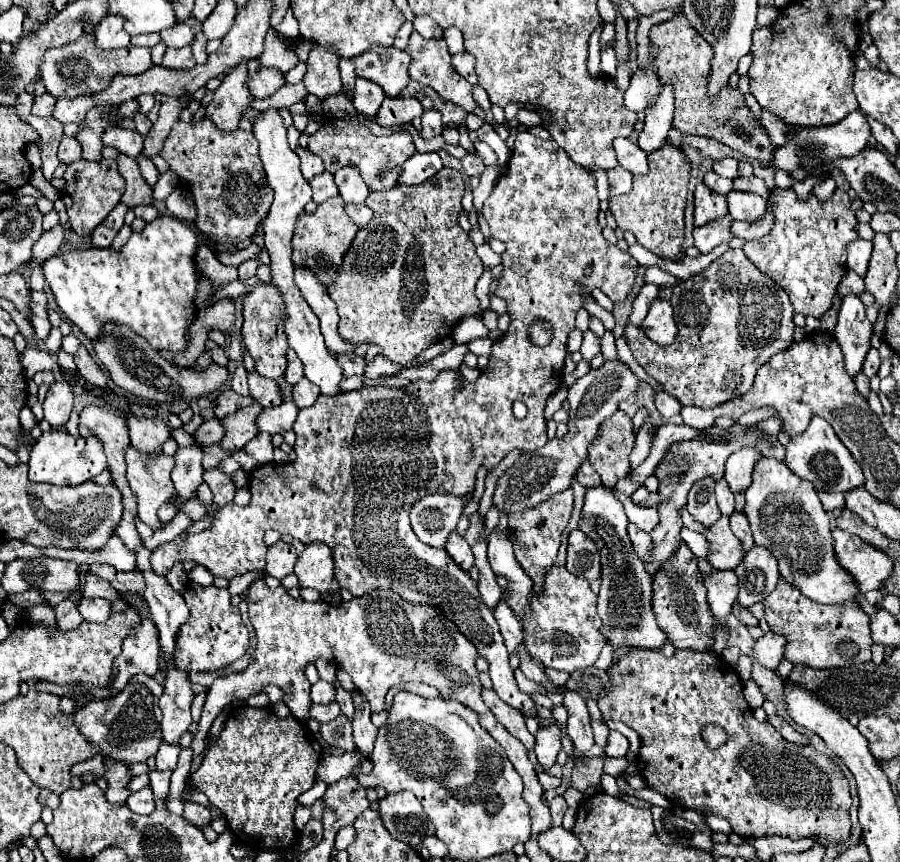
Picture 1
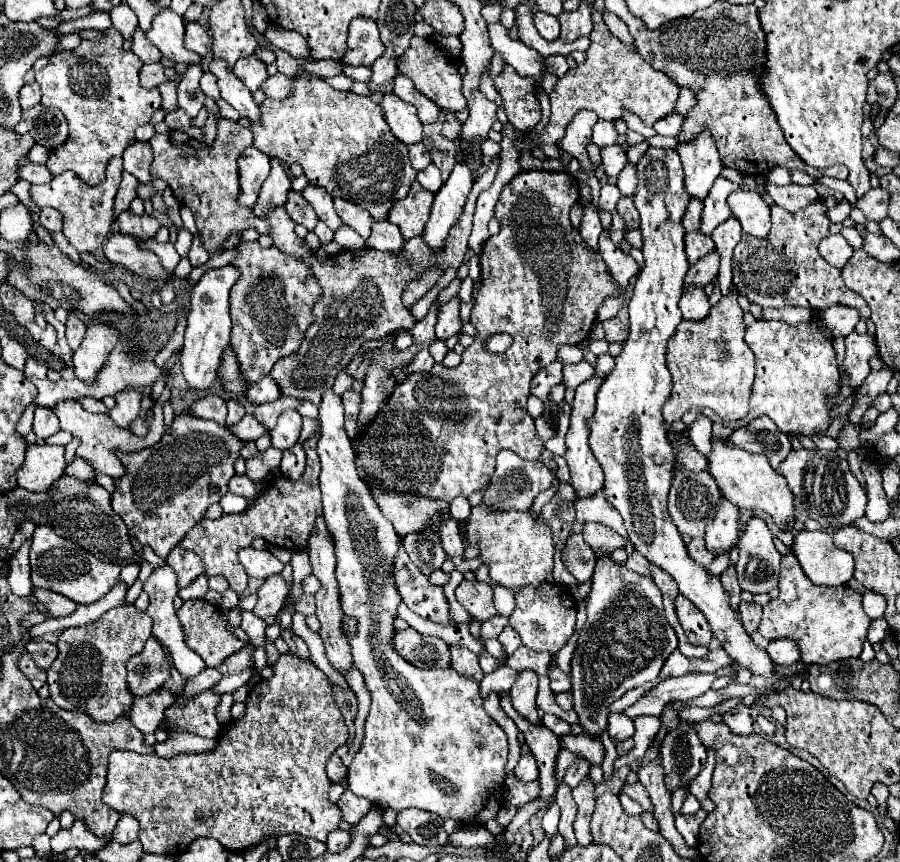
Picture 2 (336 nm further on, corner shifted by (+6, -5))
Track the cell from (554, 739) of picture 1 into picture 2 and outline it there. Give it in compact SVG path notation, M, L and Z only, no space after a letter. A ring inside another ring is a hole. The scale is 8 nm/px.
M523 754L519 764L515 766L515 776L517 780L521 782L535 782L537 776L539 776L539 770L537 770L537 764L535 764L535 758L531 754Z

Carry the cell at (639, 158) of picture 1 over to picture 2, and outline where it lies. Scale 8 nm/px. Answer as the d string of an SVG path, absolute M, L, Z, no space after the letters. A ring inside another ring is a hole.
M619 144L613 146L605 146L601 150L601 158L603 158L603 166L605 166L605 174L607 176L619 176L619 172L625 168L627 158L625 158L625 150Z

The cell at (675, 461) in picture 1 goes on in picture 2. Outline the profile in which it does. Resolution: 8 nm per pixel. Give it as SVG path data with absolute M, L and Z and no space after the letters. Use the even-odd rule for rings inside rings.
M759 416L751 420L747 426L735 430L729 438L733 444L739 444L739 448L747 452L753 454L763 452L773 468L777 468L791 452L789 436L781 432L769 416Z

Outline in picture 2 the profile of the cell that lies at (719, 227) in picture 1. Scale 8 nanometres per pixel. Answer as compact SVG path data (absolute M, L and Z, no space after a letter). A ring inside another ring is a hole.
M687 288L679 300L679 308L683 312L683 320L699 322L707 318L711 306L707 302L707 294L703 292L703 288Z

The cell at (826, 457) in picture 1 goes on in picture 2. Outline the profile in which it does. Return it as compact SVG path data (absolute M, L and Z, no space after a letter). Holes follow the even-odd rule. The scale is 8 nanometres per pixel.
M793 450L777 472L787 480L795 498L807 510L809 518L817 520L821 526L849 526L865 514L867 492L851 474L849 464L841 460L831 450Z

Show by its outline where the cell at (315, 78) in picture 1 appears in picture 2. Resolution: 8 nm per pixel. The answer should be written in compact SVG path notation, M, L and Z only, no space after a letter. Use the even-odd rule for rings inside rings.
M277 72L275 76L269 76L261 84L261 90L265 92L267 98L283 98L283 96L291 96L291 84L293 84L293 80L289 80L287 76Z

